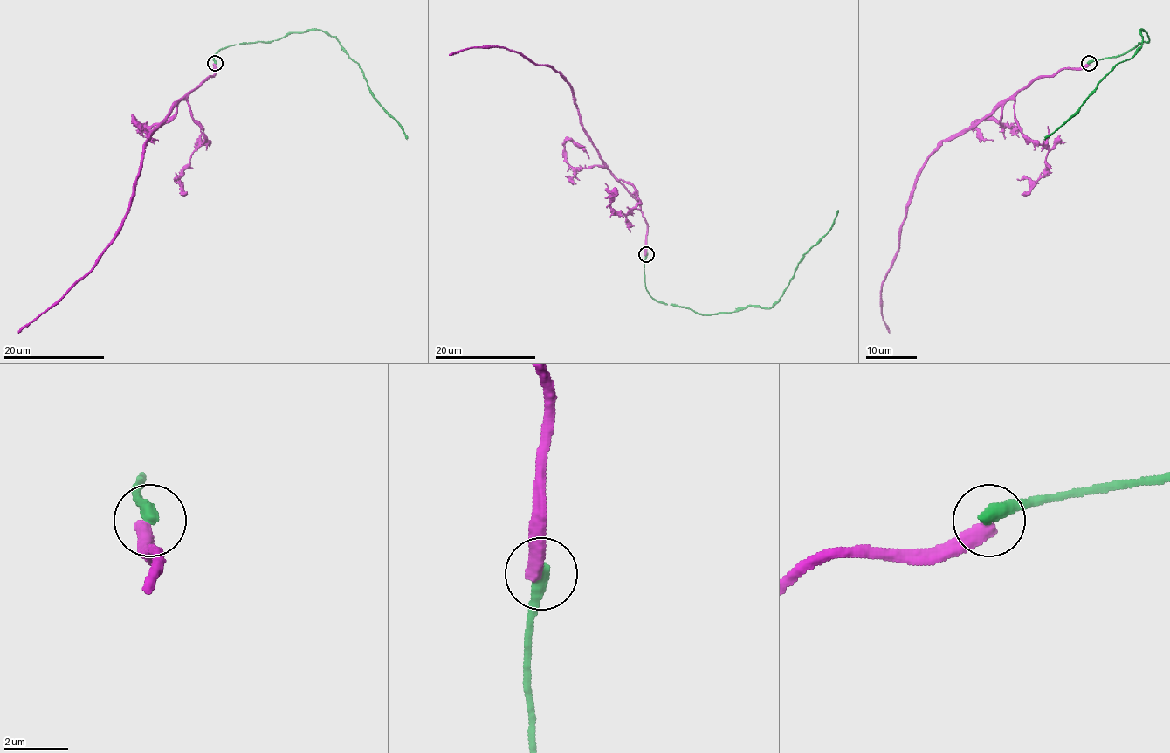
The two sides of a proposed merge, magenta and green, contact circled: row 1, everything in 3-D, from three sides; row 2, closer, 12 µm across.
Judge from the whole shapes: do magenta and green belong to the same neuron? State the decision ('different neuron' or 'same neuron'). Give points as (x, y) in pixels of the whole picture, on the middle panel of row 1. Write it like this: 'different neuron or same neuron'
different neuron

